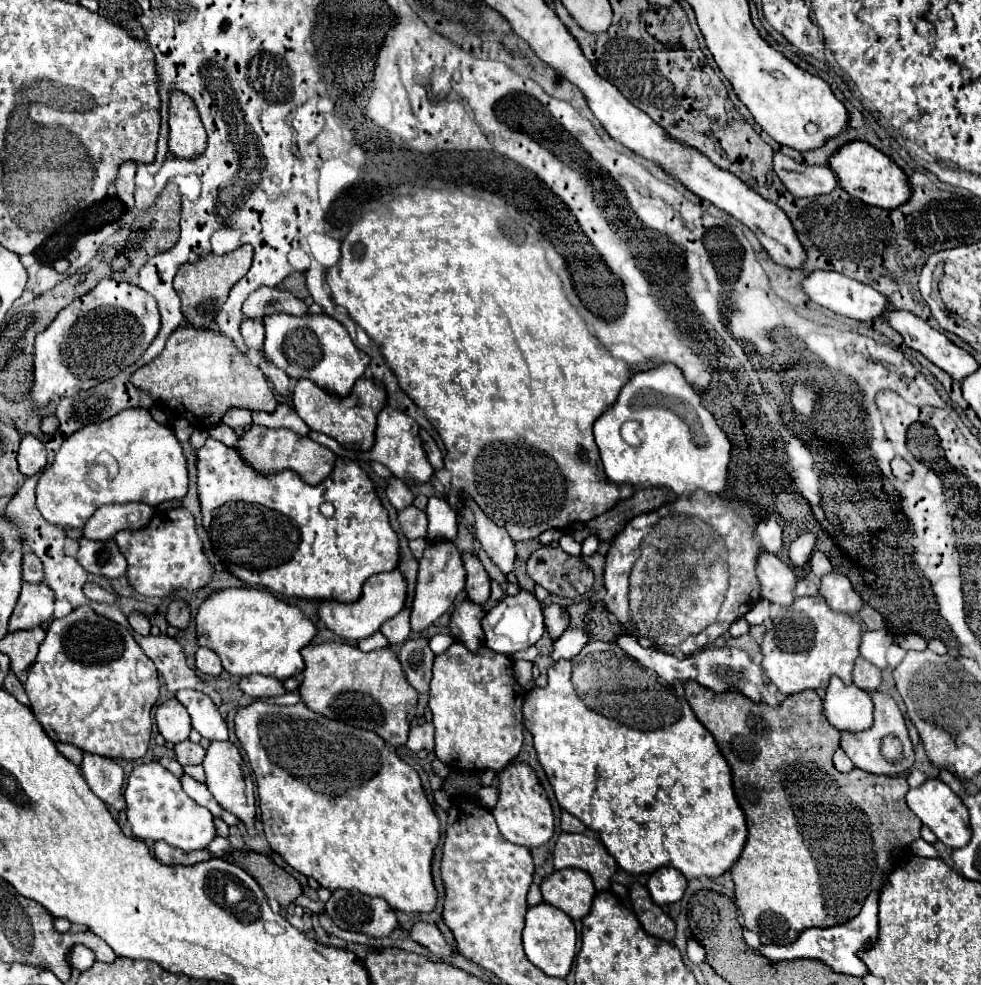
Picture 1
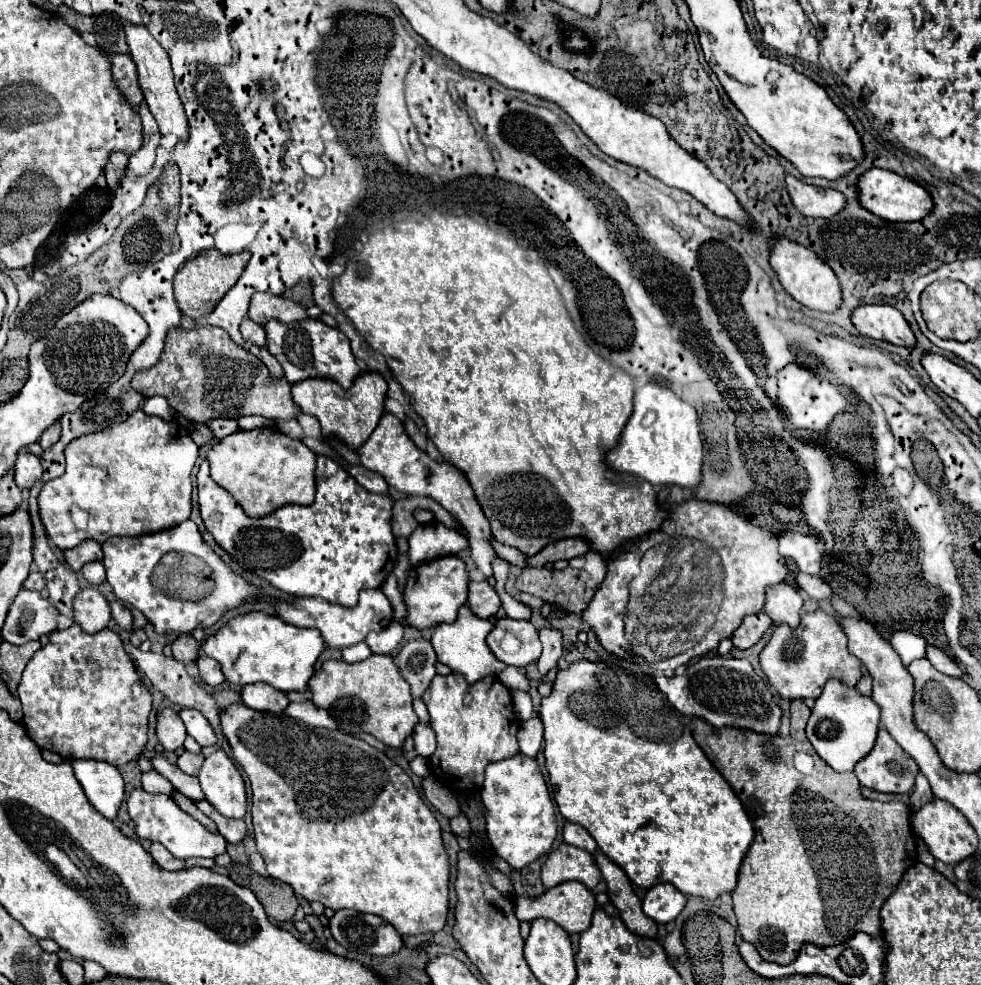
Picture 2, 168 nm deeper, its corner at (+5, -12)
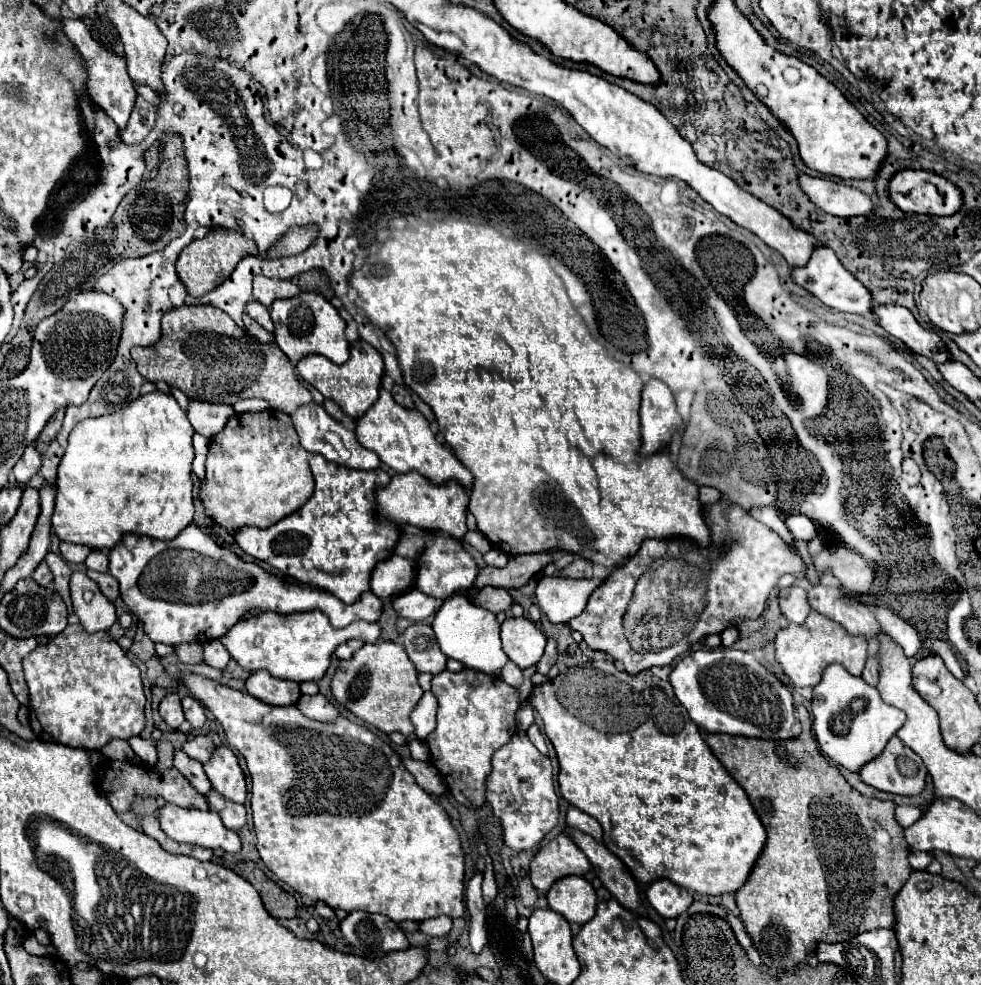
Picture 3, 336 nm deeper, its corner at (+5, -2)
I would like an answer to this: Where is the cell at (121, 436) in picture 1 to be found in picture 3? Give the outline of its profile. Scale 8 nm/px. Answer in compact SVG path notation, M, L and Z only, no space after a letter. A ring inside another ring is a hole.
M159 390L139 396L113 414L81 420L69 434L69 446L57 468L55 512L51 516L57 538L91 548L111 548L125 532L159 540L175 538L193 520L193 434L195 430L177 400Z

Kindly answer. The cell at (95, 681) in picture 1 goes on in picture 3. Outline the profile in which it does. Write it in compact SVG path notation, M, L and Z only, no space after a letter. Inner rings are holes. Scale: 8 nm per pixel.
M69 624L63 632L51 636L47 644L39 644L23 660L23 672L29 686L29 722L37 740L83 750L101 750L111 738L129 740L139 736L145 728L141 672L109 632L89 634L81 624Z

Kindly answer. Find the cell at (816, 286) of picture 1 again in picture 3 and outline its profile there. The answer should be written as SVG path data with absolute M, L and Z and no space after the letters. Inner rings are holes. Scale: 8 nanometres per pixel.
M877 304L877 306L873 306L871 312L883 330L887 330L891 336L903 340L913 352L923 354L937 364L951 360L951 354L947 354L943 340L935 332L925 330L907 308Z

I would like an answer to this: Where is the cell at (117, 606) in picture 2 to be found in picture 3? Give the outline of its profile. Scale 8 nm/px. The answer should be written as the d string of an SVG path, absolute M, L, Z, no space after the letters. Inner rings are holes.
M87 572L101 588L101 592L109 598L109 600L115 600L119 596L119 586L117 586L117 580L109 574L109 572Z

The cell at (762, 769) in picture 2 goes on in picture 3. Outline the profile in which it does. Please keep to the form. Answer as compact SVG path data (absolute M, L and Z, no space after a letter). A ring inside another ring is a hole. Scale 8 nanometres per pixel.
M797 706L797 714L799 714L799 722L801 722L801 734L797 738L791 740L761 740L761 738L745 738L745 736L725 736L725 734L705 734L705 742L709 744L711 752L717 756L717 760L725 766L725 770L739 782L739 786L747 792L759 820L763 822L765 830L767 830L767 842L765 848L761 852L761 856L757 858L747 882L735 892L735 900L737 906L741 910L741 920L747 928L747 934L753 940L753 946L757 948L761 960L765 966L773 966L773 968L795 968L799 964L805 962L805 958L809 954L815 952L817 942L843 942L853 938L859 932L865 930L879 930L879 928L893 928L895 916L893 916L893 896L901 890L901 886L907 882L909 874L913 872L913 868L909 866L909 846L903 838L903 826L895 820L895 804L893 802L883 802L883 800L875 800L875 798L867 798L861 792L857 792L855 788L849 786L849 782L843 778L843 774L839 772L839 768L835 768L817 748L817 742L813 738L811 732L811 716L809 710L805 706ZM815 808L821 808L823 812L817 814ZM817 824L821 824L821 828L817 828Z

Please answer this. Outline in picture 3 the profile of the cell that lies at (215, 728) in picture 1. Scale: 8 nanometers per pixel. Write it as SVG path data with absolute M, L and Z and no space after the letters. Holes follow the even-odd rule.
M185 696L185 698L183 698L183 712L185 712L187 722L189 722L195 730L203 728L203 724L205 724L203 706L201 706L195 698L191 698L191 696Z

